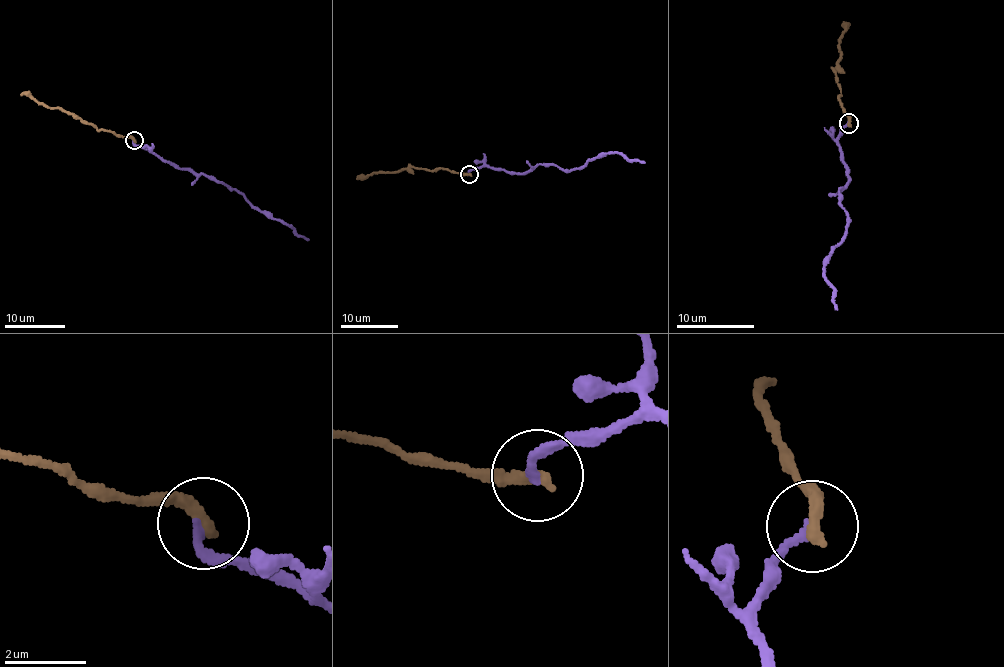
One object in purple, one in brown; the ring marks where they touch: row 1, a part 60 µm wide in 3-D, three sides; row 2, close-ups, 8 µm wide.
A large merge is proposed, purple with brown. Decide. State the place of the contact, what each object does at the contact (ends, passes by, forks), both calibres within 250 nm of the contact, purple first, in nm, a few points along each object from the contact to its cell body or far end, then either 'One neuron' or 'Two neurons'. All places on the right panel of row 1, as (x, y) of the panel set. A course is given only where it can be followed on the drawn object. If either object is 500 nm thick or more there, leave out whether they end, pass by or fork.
Place: (848, 123). At the ring purple ends. At the ring brown ends. Thickness 200 nm (purple) against 360 nm. Course of purple: (849, 124), (843, 128), (838, 140), (849, 179), (838, 191), (849, 226), (823, 268), (838, 310). Course of brown: (849, 124), (838, 98), (840, 91), (834, 69), (841, 54), (838, 42), (846, 24). One neuron

